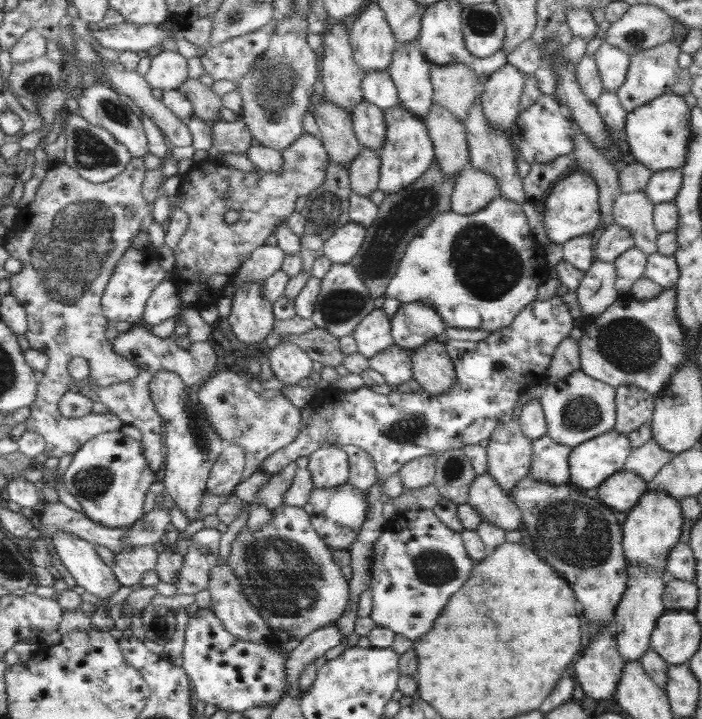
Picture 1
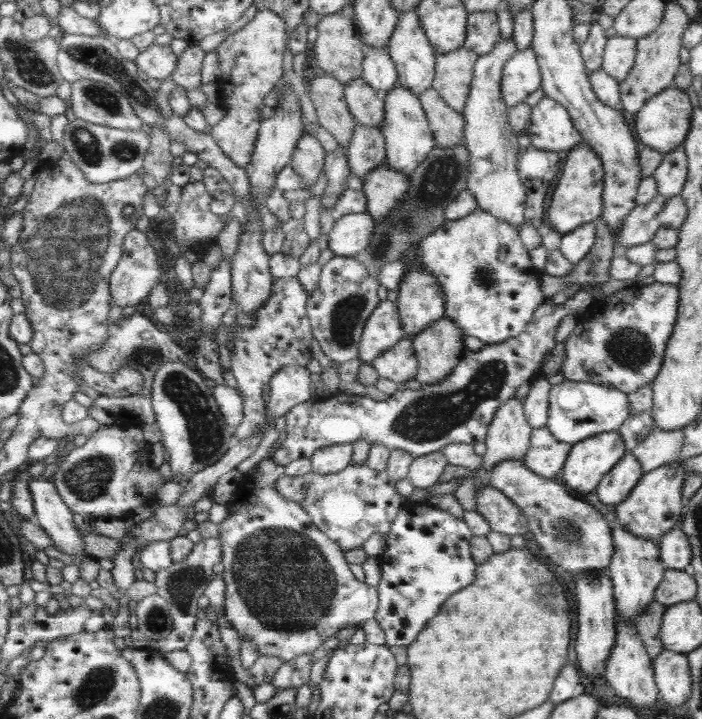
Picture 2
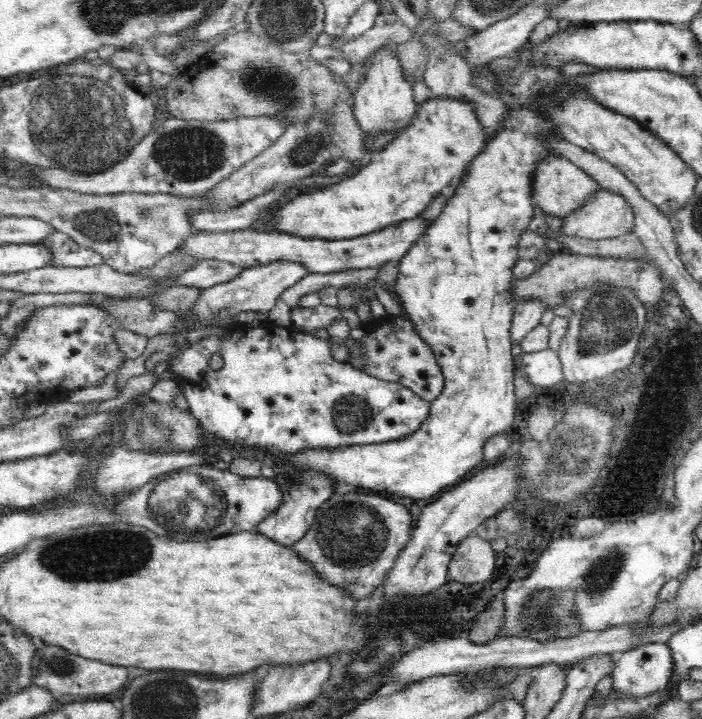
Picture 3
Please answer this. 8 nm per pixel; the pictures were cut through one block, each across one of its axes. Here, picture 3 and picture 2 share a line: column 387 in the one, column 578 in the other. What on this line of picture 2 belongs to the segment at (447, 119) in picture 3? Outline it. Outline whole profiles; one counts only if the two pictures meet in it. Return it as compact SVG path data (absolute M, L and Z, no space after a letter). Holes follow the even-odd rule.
M583 142L564 153L565 162L561 169L556 190L550 195L546 224L560 236L595 221L602 212L603 170L599 156Z

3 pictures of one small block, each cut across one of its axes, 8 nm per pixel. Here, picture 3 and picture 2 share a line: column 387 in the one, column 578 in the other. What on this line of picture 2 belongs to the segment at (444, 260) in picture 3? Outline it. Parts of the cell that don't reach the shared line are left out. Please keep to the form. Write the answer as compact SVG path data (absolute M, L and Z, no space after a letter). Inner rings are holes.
M657 281L648 285L633 284L605 296L602 300L593 300L585 310L575 316L575 328L563 341L565 358L561 365L561 375L567 380L611 386L625 394L650 384L663 361L666 340L671 335L677 316L678 300L676 285ZM617 431L593 434L593 436L571 445L572 448L569 450L568 458L564 464L565 473L561 473L559 482L569 488L571 492L575 490L577 494L578 492L581 494L591 492L601 477L612 470L627 451Z

